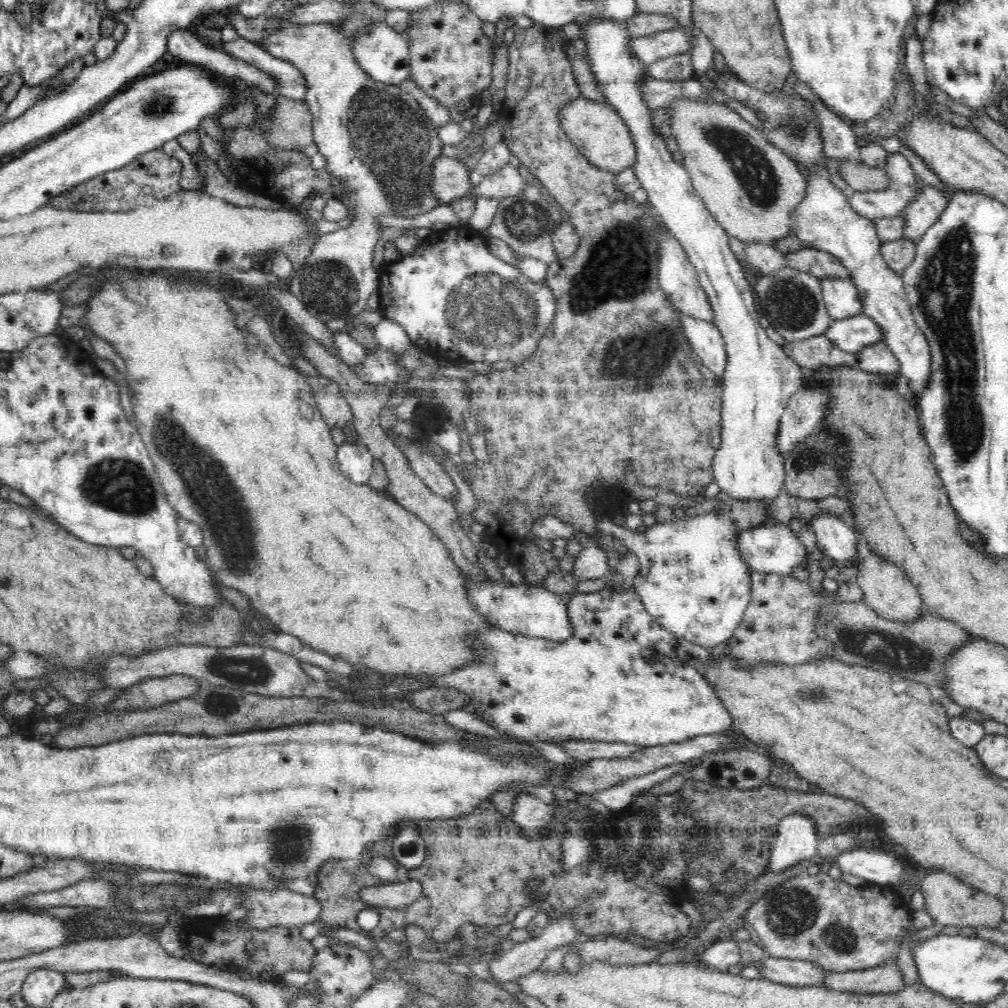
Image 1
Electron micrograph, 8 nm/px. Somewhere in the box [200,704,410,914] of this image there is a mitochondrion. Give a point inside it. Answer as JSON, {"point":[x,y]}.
{"point":[288,842]}

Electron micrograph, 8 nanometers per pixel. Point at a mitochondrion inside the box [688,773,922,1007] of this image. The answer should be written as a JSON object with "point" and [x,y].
{"point":[792,911]}

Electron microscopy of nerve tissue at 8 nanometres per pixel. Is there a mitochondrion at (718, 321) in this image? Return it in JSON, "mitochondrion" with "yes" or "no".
{"mitochondrion":"no"}

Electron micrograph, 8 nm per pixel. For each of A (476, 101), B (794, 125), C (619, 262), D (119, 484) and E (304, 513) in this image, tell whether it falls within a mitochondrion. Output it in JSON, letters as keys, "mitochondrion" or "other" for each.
{"A":"other","B":"mitochondrion","C":"mitochondrion","D":"mitochondrion","E":"other"}

